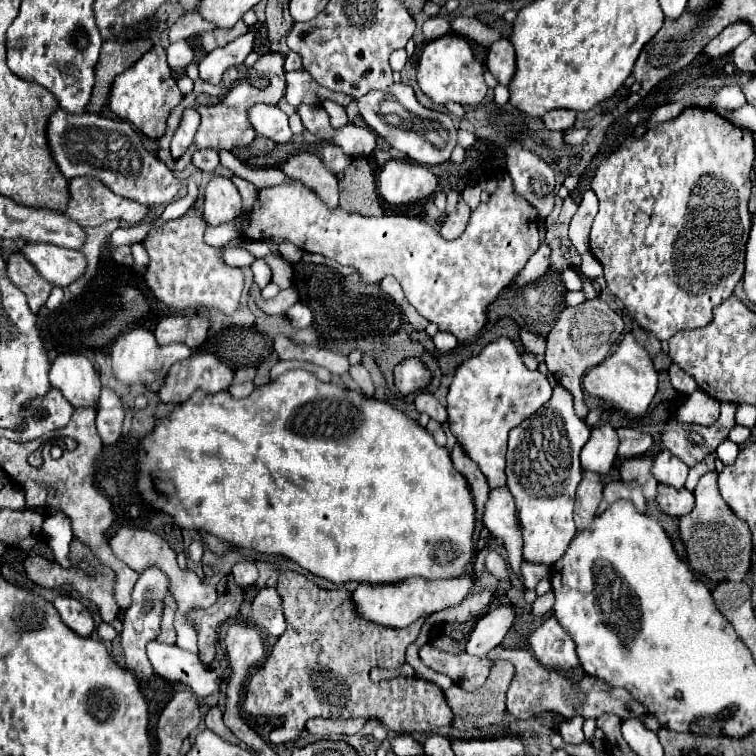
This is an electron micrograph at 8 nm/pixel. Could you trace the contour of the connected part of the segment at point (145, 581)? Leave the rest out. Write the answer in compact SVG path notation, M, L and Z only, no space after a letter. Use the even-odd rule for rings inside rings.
M149 567L149 571L143 571L135 589L133 589L133 605L125 611L123 617L123 633L121 633L121 645L125 651L125 663L127 667L135 671L135 675L141 681L147 681L153 677L153 669L149 667L149 659L145 655L145 645L153 639L157 639L161 631L161 611L163 611L163 599L169 595L169 579L161 575L155 567Z

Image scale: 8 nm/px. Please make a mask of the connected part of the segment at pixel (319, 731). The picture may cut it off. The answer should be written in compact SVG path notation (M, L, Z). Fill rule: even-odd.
M315 717L309 719L305 729L313 735L321 735L321 737L333 737L333 735L355 735L363 729L367 719L323 719L323 717Z

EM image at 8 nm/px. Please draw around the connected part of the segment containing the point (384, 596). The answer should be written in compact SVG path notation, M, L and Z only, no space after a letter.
M465 575L459 579L441 579L437 583L433 581L425 581L425 579L407 579L405 583L397 583L397 585L359 585L353 591L353 603L355 603L355 611L371 621L377 623L381 627L409 627L411 623L415 623L419 617L429 617L437 611L449 609L449 607L457 607L469 593L473 593L477 589L477 581L475 575Z

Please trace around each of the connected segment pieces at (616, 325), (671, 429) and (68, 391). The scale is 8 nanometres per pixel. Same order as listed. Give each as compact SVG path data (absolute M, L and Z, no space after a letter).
M587 299L577 307L565 307L557 317L555 327L547 335L547 353L545 353L547 369L557 379L557 383L561 383L567 391L571 391L575 399L575 413L581 419L585 419L589 413L587 405L583 403L583 387L581 387L583 377L589 369L599 365L609 355L621 331L623 331L623 319L613 309L609 309L605 301Z
M721 403L721 415L717 423L707 427L679 423L675 417L671 417L661 435L663 447L677 455L685 465L695 467L705 455L713 453L717 445L727 439L729 429L735 425L735 411L735 403Z
M61 353L49 371L51 387L59 389L73 407L95 407L101 381L93 363L81 353Z

